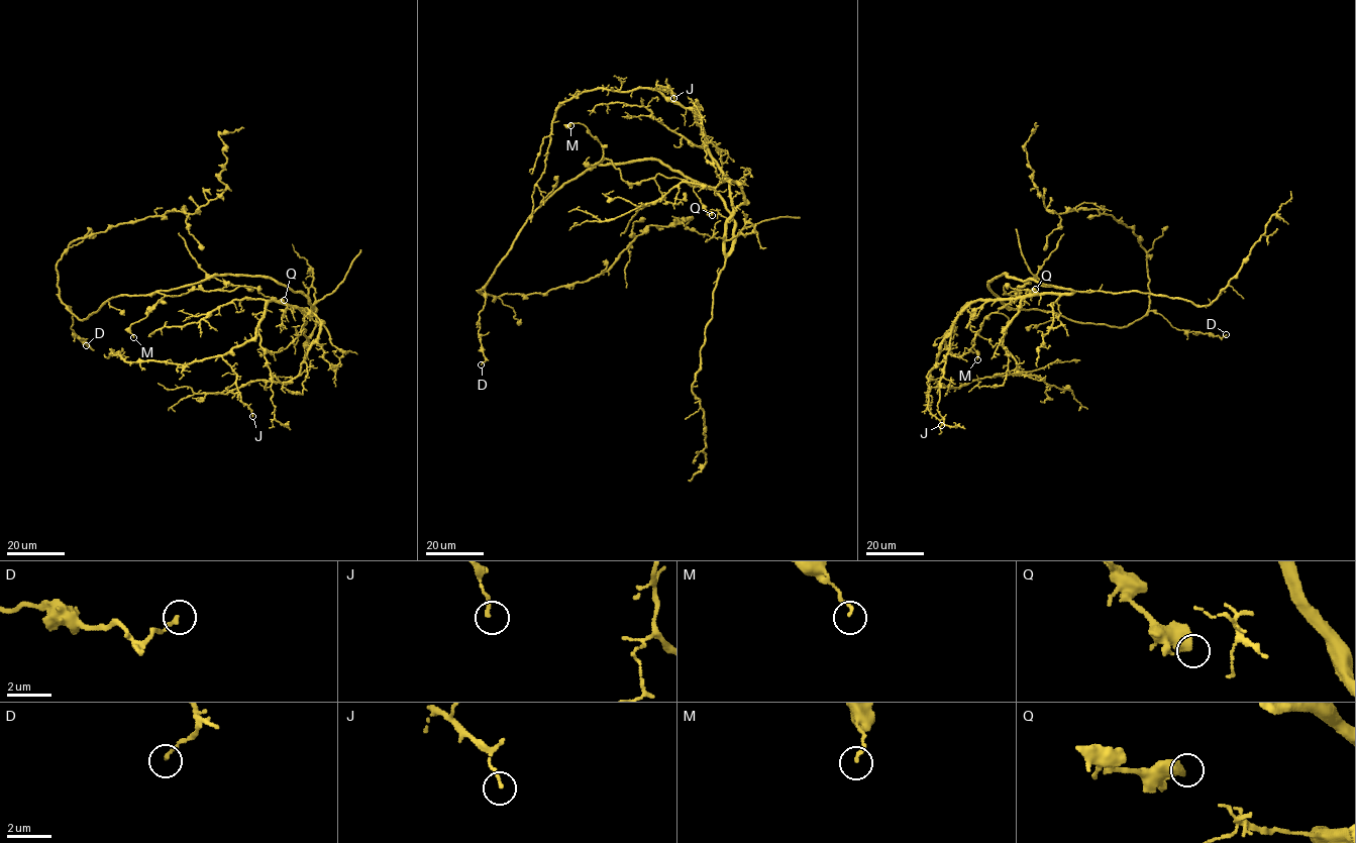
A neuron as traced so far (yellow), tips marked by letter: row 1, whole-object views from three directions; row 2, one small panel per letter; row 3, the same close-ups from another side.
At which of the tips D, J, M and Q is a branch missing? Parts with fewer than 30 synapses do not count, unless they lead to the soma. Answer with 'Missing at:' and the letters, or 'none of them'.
Missing at: none of them

